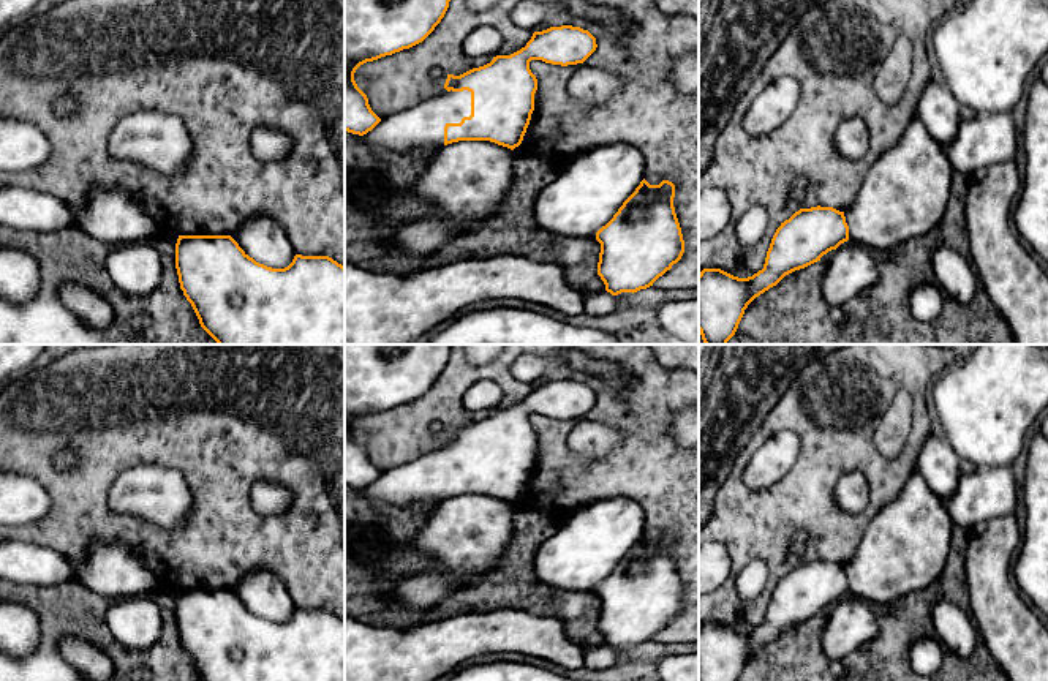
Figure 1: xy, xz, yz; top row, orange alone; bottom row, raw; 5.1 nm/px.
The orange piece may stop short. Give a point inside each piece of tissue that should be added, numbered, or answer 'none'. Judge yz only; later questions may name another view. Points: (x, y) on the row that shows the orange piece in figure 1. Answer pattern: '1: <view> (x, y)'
1: yz (904, 193)

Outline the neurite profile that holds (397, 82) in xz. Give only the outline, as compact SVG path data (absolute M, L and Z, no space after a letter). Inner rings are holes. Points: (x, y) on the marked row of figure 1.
M450 0L441 22L422 43L360 65L354 81L367 95L371 111L386 119L435 96L438 87L430 79L433 68L460 76L490 63L493 57L469 57L463 52L463 41L476 30L492 28L501 35L498 55L525 47L534 32L512 21L512 11L520 2L499 0L493 8L474 13L465 0Z

